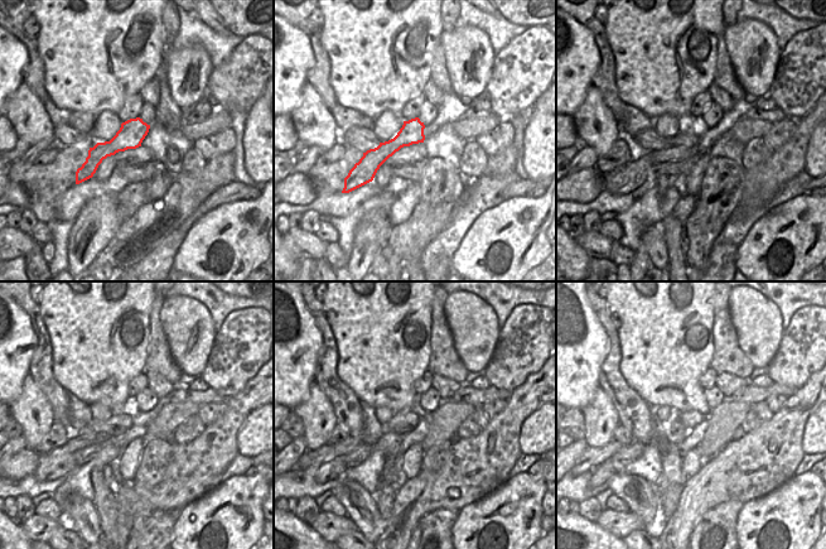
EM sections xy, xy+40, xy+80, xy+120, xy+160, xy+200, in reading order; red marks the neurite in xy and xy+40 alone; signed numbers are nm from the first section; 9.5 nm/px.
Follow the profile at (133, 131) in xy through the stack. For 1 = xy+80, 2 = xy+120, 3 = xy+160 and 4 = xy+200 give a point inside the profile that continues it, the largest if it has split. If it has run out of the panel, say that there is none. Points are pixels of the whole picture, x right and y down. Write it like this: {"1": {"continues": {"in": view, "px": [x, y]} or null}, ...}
{"1": {"continues": {"in": "xy+80", "px": [624, 179]}}, "2": {"continues": {"in": "xy+120", "px": [57, 463]}}, "3": {"continues": {"in": "xy+160", "px": [352, 452]}}, "4": {"continues": {"in": "xy+200", "px": [616, 465]}}}

